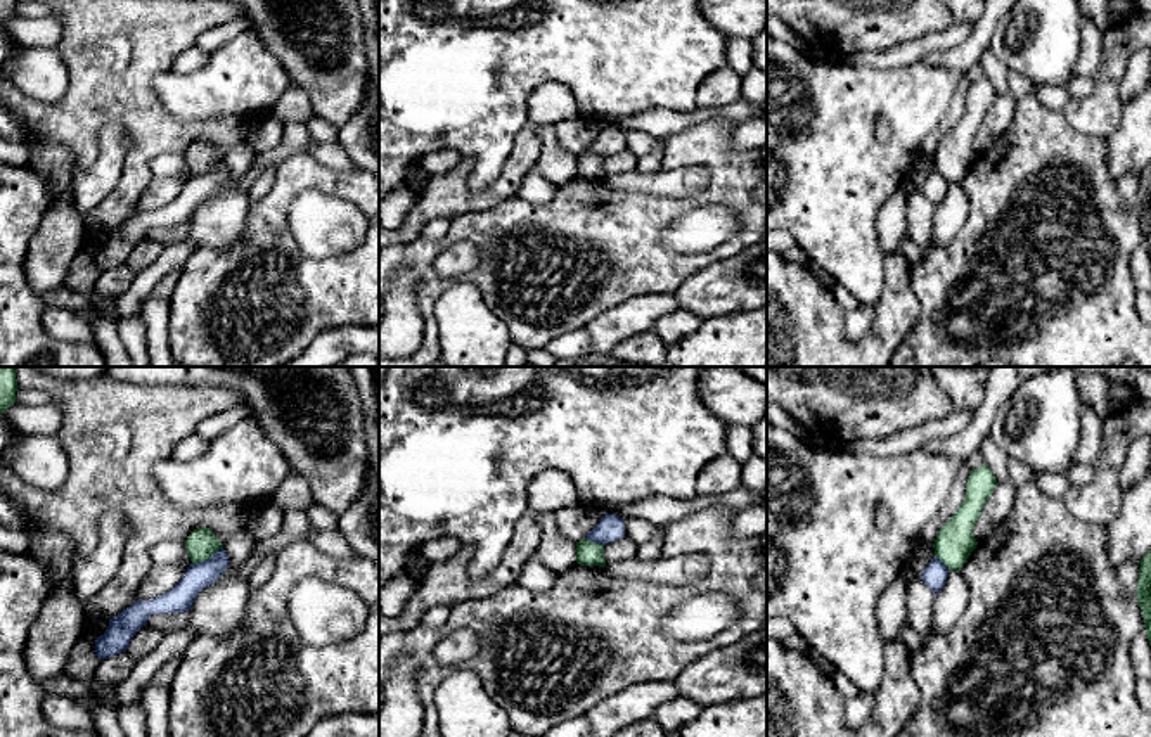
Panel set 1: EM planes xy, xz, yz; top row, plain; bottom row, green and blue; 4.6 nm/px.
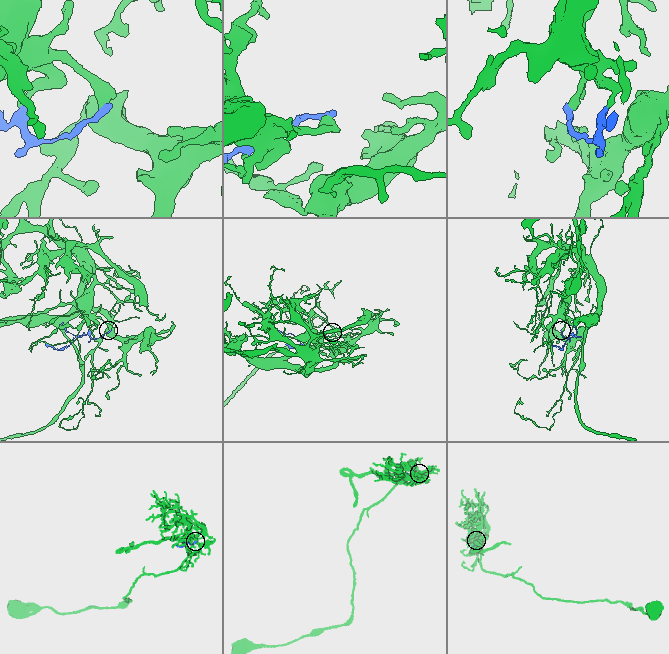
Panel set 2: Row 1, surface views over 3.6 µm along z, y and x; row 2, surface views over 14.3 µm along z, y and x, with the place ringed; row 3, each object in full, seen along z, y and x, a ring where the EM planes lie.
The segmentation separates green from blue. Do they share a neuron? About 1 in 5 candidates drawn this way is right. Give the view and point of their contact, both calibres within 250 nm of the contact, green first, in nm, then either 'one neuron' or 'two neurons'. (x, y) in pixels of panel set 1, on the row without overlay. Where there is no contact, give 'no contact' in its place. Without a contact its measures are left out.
xy (206, 172) | 150/120 nm | two neurons

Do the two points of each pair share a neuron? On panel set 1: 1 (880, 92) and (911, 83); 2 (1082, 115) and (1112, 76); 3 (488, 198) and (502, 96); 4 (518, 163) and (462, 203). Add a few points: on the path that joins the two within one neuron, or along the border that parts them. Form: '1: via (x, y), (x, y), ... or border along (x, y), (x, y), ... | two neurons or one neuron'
1: via (887, 92), (904, 90) | one neuron
2: via (1091, 106), (1106, 90), (1106, 85) | one neuron
3: border along (511, 149), (504, 168), (485, 187), (468, 187) | two neurons
4: via (507, 179), (488, 198), (478, 201) | one neuron

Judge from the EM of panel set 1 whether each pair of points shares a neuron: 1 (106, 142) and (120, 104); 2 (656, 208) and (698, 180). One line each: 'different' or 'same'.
1: different
2: different

